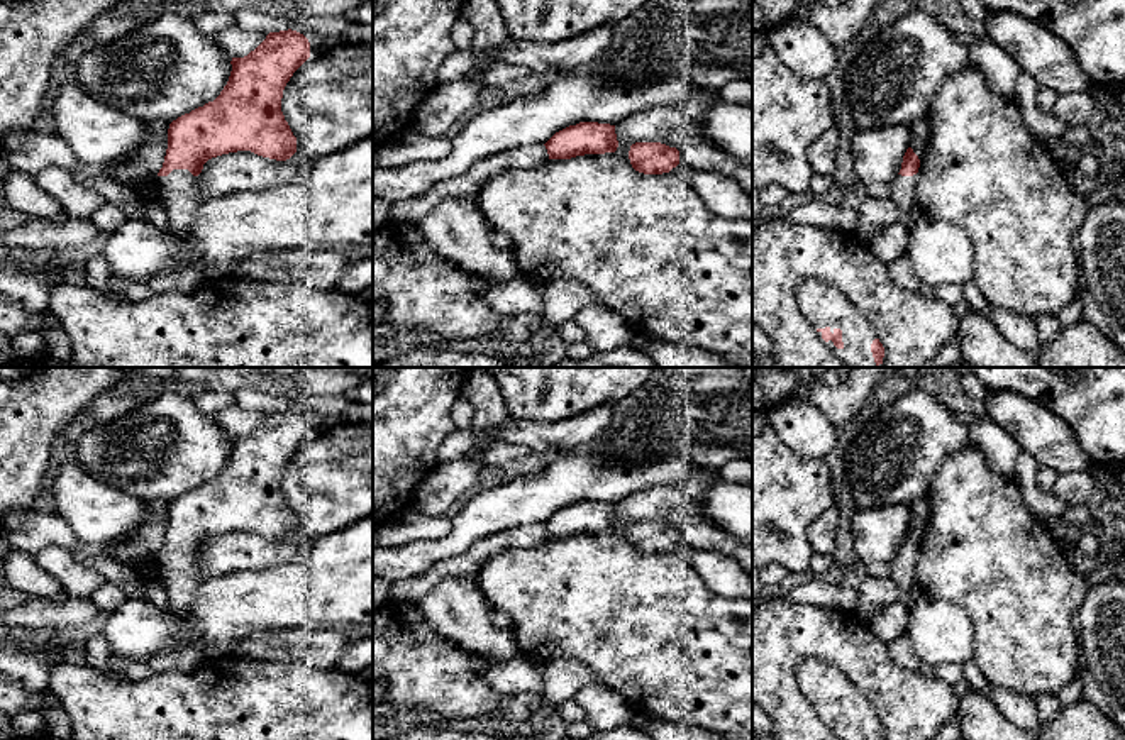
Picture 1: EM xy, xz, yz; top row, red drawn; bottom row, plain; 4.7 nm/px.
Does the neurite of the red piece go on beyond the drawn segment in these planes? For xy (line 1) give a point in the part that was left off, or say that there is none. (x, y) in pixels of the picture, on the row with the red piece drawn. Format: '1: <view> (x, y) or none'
1: xy (180, 190)

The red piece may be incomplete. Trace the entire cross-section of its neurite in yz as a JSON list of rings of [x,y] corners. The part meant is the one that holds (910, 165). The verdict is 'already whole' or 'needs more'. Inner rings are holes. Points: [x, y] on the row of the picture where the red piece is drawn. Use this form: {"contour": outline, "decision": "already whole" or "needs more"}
{"contour": [[[912,147],[906,149],[900,173],[891,181],[891,195],[888,196],[903,213],[918,212],[917,181],[920,159]]], "decision": "needs more"}

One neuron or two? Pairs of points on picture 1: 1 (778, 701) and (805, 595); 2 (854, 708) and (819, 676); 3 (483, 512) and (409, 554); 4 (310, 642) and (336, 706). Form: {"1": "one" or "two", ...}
{"1": "two", "2": "one", "3": "one", "4": "two"}

